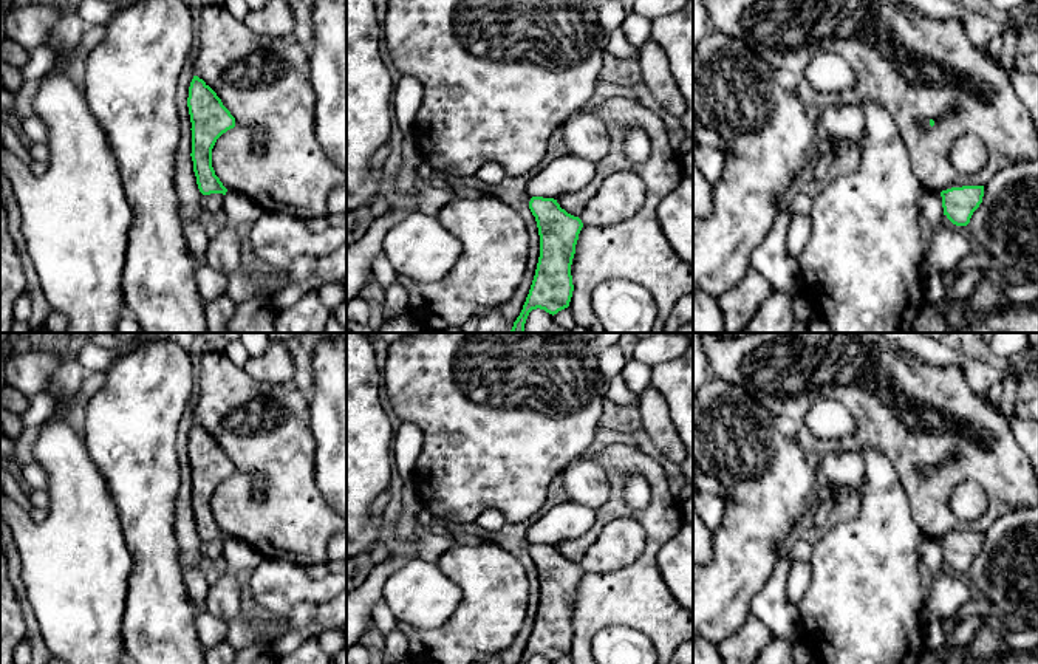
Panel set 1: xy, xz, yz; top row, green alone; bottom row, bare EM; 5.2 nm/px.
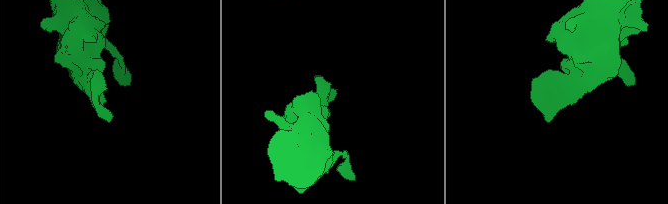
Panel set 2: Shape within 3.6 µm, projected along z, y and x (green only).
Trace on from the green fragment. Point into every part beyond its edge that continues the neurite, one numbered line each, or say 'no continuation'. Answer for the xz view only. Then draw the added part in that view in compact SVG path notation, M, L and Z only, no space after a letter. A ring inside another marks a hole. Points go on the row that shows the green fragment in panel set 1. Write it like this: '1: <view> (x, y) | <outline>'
1: xz (622, 194) | M614 172L589 200L580 220L585 226L609 226L636 215L647 201L644 180L633 172Z

